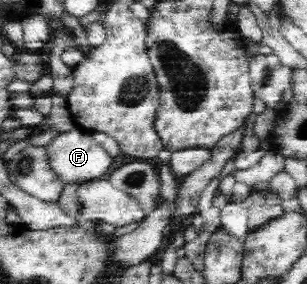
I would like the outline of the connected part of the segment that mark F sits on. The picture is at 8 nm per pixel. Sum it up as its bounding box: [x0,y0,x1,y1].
[46,127,113,184]

